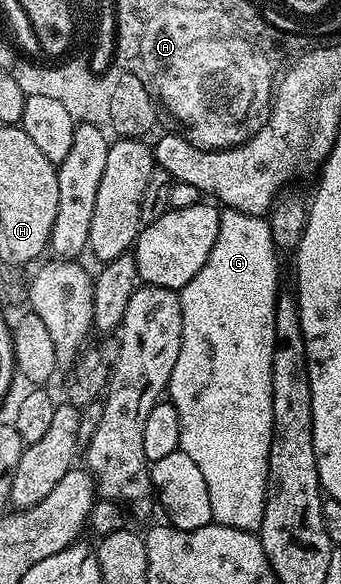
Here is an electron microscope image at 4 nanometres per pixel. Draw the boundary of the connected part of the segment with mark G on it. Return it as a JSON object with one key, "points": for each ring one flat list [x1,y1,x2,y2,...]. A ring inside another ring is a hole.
{"points":[[223,210,220,214,220,233,216,235,216,245,204,261,204,269,188,281,180,292,182,297,182,344,180,357,176,357,176,369,172,369,168,388,169,402,173,403,180,417,180,449,188,453,197,478,208,493,210,514,213,522,223,523,225,527,241,531,257,532,262,525,266,508,266,482,270,472,270,446,274,436,274,414,272,413,272,357,274,356,274,326,276,325,276,301,280,294,278,288,278,255,279,248,274,246,269,218,260,215,249,215,243,211]]}

